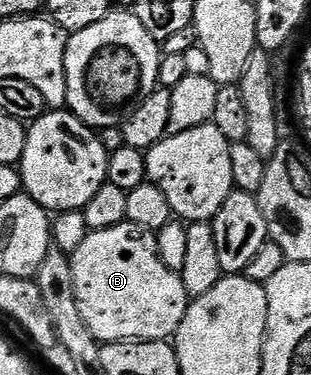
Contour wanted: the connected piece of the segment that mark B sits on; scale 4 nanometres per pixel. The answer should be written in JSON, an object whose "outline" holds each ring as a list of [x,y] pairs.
{"outline":[[[128,222],[112,229],[91,231],[88,237],[84,237],[84,245],[80,245],[80,249],[76,249],[70,256],[70,264],[76,289],[76,305],[80,305],[80,317],[84,317],[84,325],[92,329],[100,344],[166,341],[182,324],[188,296],[181,274],[170,269],[158,255],[158,237],[155,232]]]}

